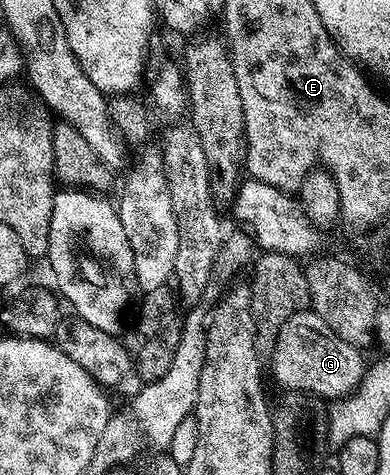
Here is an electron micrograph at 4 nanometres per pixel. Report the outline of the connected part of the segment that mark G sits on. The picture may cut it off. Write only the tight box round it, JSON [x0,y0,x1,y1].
[271,310,364,402]

